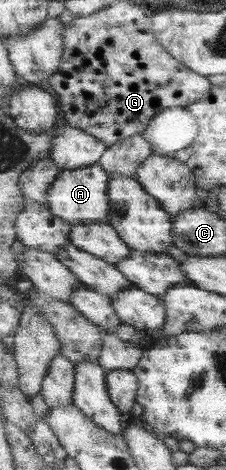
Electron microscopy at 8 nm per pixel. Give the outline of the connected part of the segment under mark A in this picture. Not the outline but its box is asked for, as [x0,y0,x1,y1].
[47,163,112,227]

